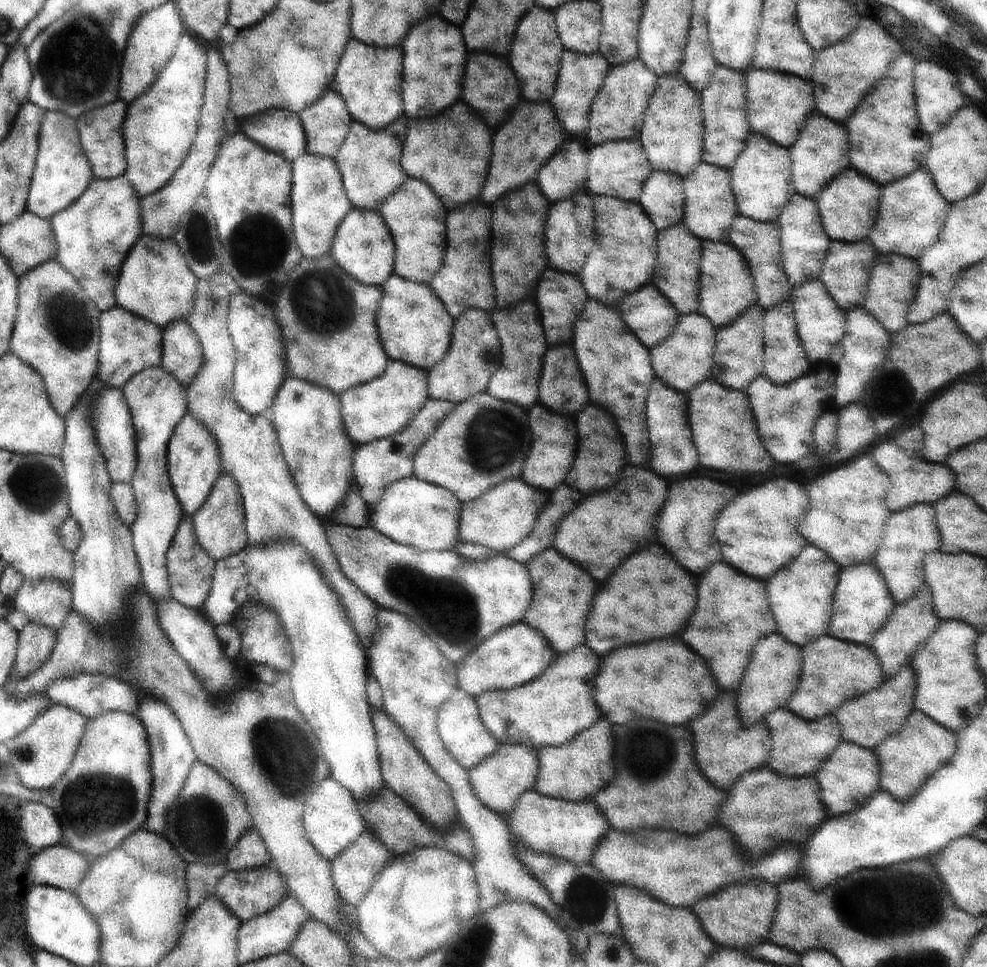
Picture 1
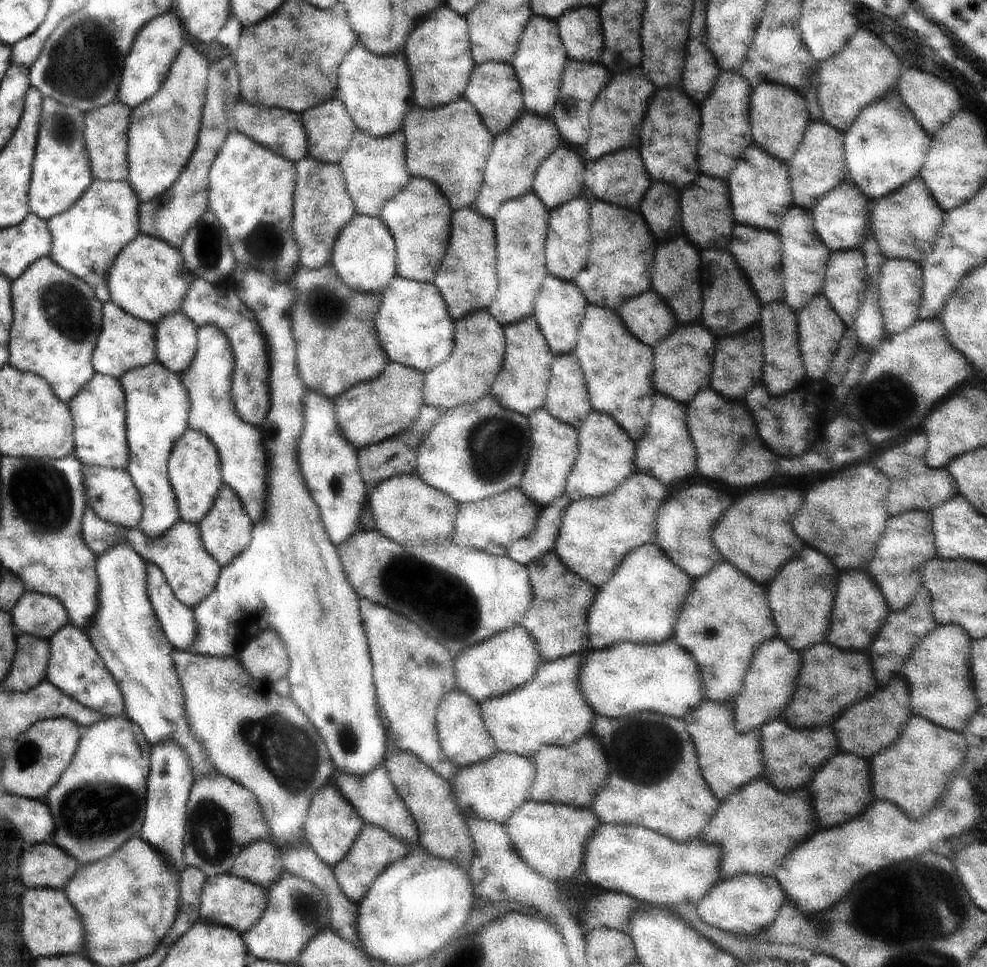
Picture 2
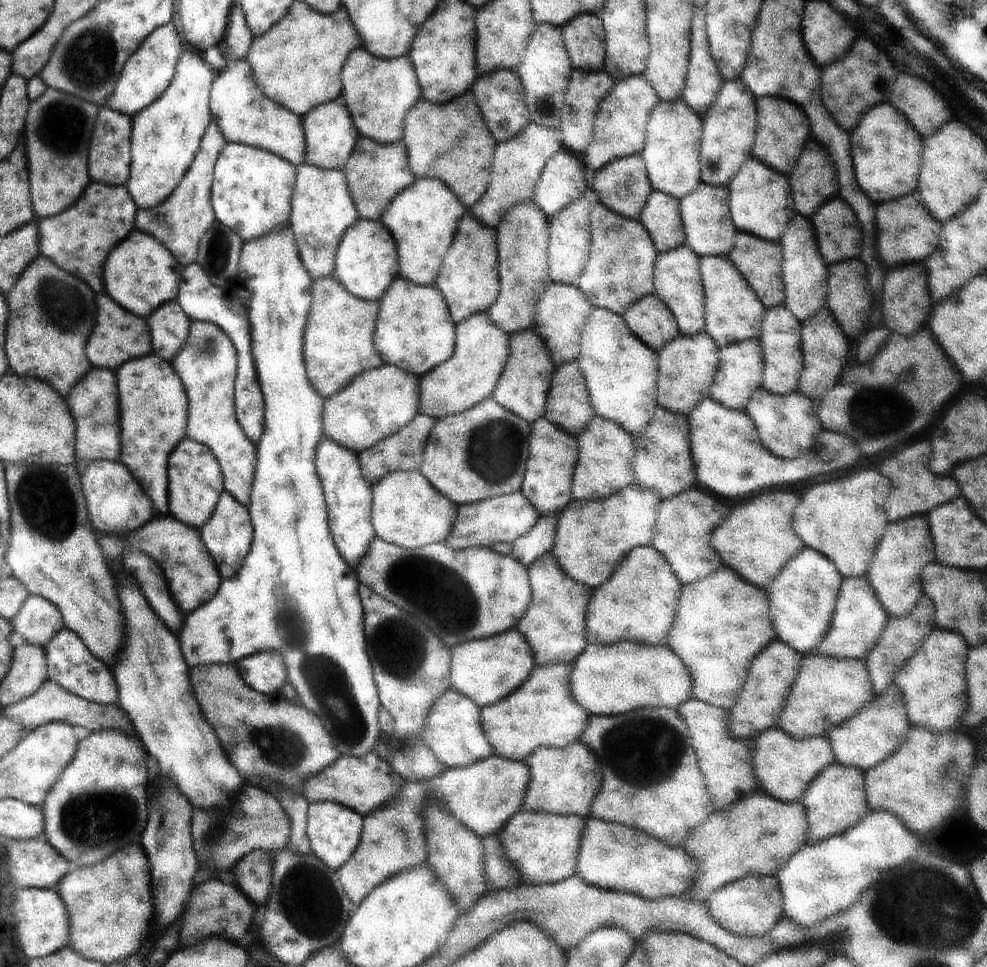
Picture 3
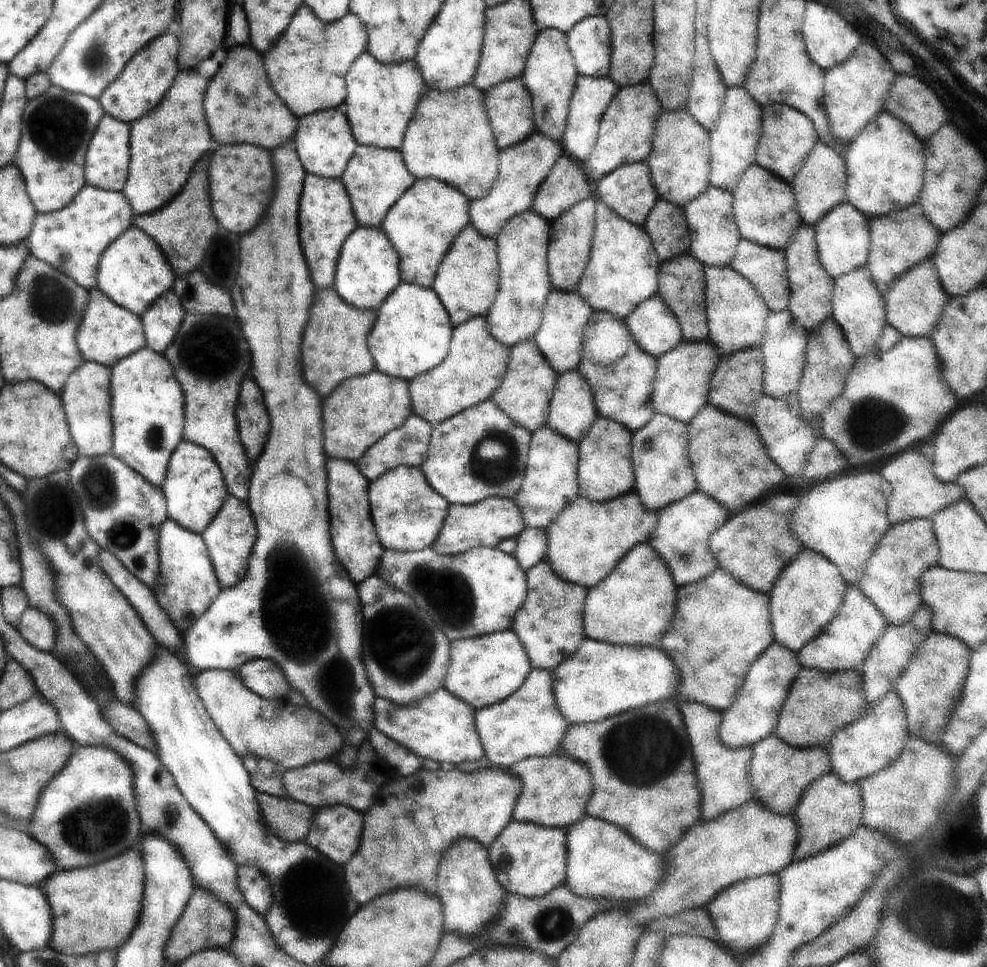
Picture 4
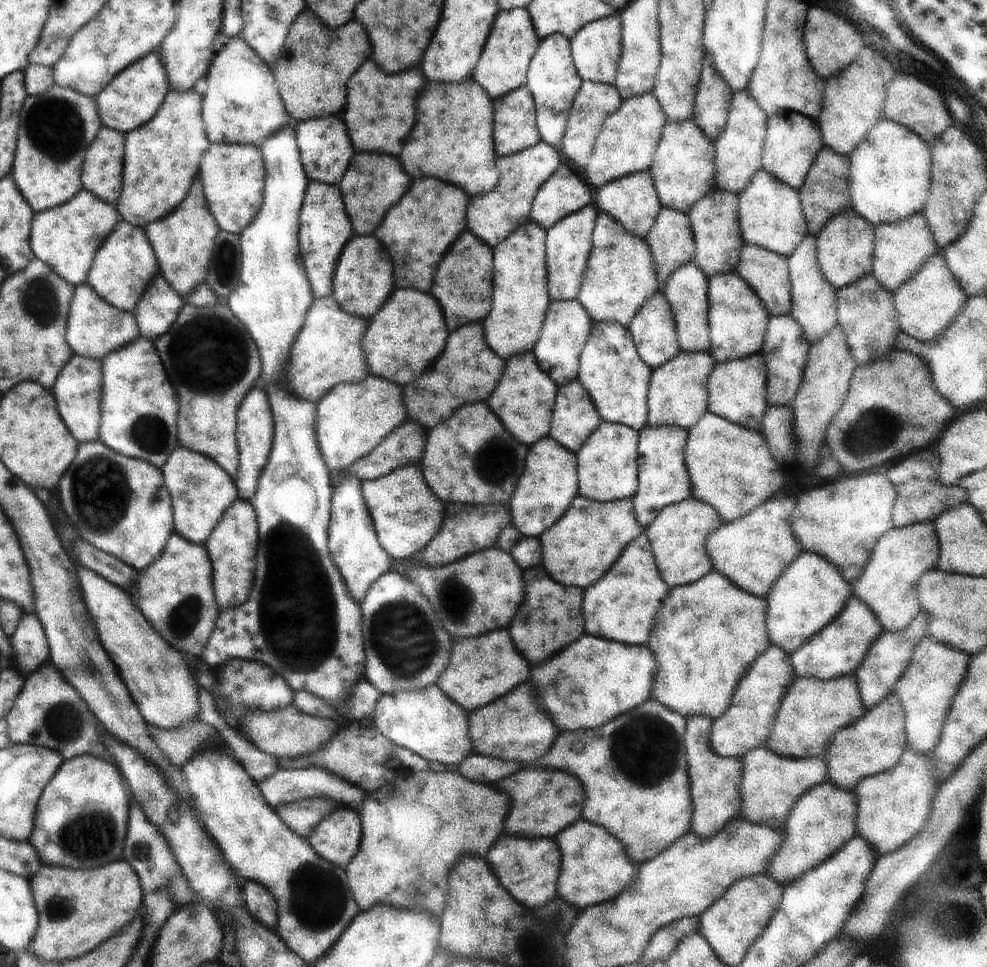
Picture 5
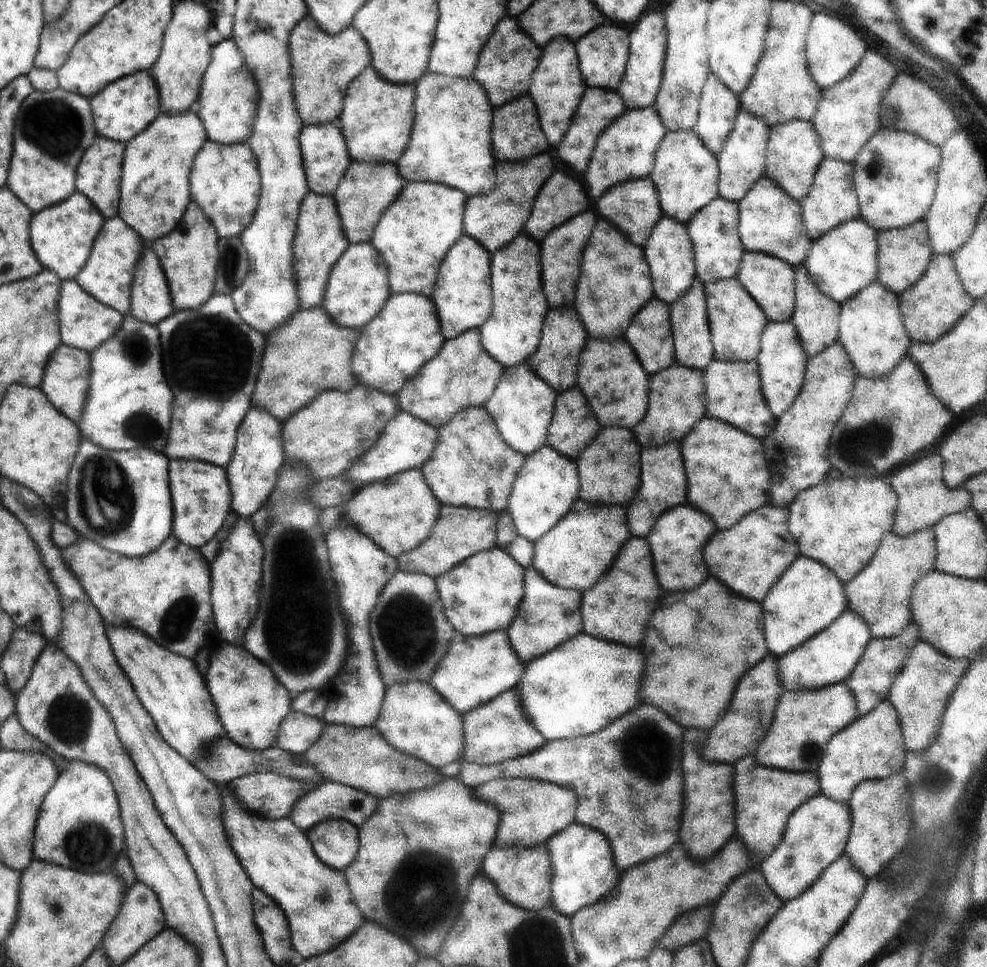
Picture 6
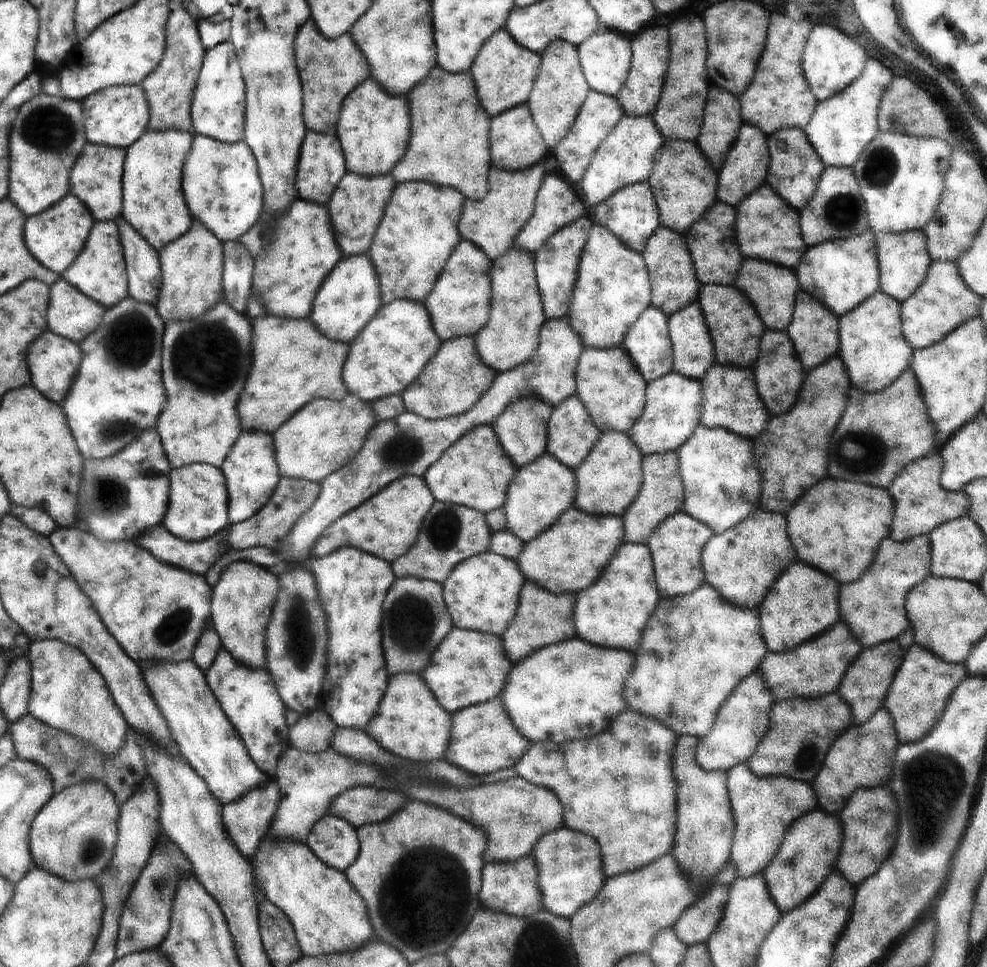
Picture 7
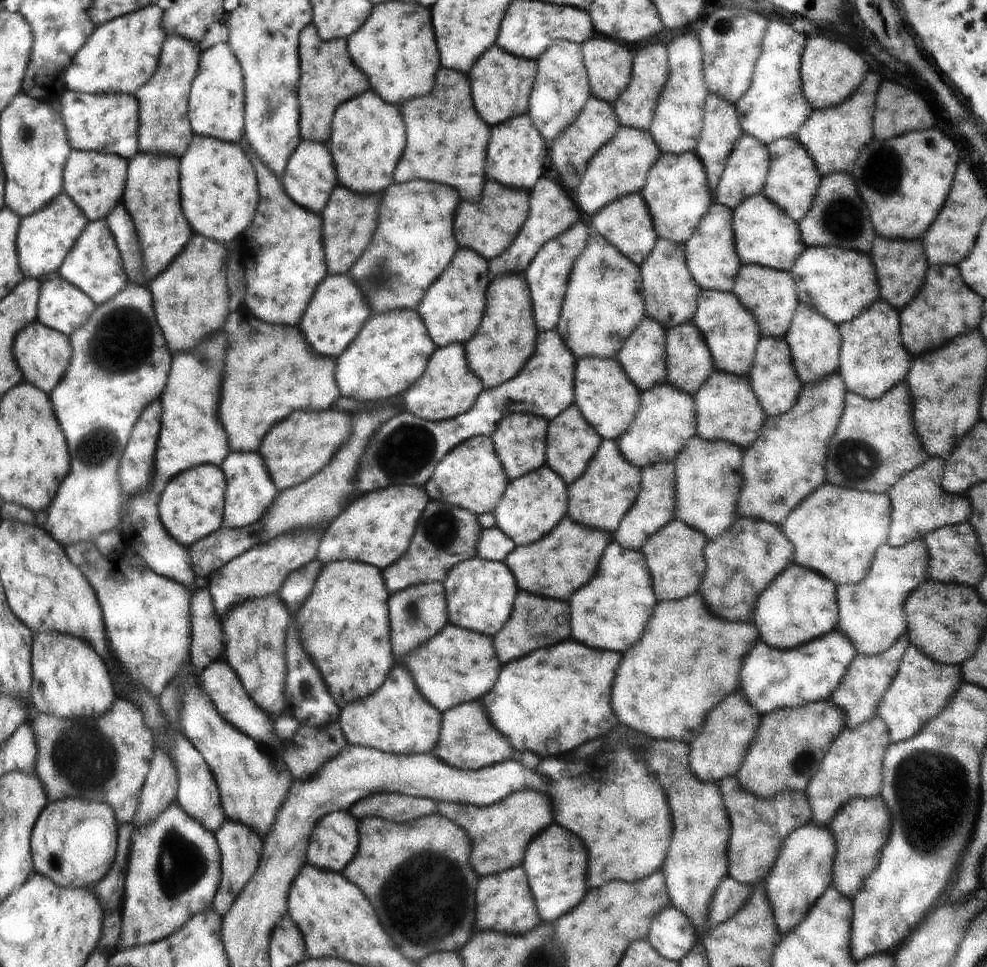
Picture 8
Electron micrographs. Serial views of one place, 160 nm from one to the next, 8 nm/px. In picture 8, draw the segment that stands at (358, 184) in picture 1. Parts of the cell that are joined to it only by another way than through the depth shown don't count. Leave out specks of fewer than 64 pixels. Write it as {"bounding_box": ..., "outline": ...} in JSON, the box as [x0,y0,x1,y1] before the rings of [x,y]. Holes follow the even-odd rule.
{"bounding_box":[321,186,382,275],"outline":[[[338,186],[321,218],[326,218],[326,250],[330,250],[330,275],[346,275],[373,242],[382,193],[368,195]]]}

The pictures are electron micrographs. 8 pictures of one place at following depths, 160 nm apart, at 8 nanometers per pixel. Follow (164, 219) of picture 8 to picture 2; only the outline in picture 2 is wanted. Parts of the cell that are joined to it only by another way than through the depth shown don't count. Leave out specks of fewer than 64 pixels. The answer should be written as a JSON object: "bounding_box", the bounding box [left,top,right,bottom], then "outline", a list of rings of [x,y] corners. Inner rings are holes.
{"bounding_box":[129,42,210,203],"outline":[[[190,42],[186,44],[186,50],[182,48],[182,54],[177,55],[174,70],[169,70],[170,78],[165,78],[166,86],[162,85],[144,106],[133,109],[134,122],[129,134],[129,181],[144,203],[153,201],[172,188],[200,138],[200,116],[204,116],[208,98],[206,92],[209,90],[210,54],[206,54],[206,50],[198,50],[198,46]]]}

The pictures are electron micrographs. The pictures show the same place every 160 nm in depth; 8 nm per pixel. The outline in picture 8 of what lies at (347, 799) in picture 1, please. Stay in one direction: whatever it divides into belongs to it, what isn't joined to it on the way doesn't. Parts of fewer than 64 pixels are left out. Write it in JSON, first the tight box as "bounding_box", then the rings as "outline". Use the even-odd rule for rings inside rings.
{"bounding_box":[308,811,358,873],"outline":[[[338,811],[322,817],[308,845],[308,862],[322,870],[342,873],[358,850],[356,817]]]}

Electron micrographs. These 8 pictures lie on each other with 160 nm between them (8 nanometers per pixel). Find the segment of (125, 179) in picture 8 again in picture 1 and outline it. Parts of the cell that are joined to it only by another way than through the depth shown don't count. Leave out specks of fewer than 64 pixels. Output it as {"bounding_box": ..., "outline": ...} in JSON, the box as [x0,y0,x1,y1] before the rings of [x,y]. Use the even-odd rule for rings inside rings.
{"bounding_box":[78,100,129,179],"outline":[[[120,100],[110,103],[110,106],[91,110],[78,119],[81,137],[98,179],[115,179],[125,175],[129,169],[127,142],[124,138],[124,122],[129,116],[129,106],[129,102]]]}

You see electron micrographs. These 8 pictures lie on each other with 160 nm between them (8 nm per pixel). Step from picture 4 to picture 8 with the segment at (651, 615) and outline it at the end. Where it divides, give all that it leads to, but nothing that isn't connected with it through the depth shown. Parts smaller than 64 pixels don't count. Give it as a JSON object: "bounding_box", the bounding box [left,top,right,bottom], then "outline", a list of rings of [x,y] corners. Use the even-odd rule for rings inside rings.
{"bounding_box":[568,540,658,654],"outline":[[[614,540],[609,543],[610,550],[602,558],[598,578],[578,589],[568,600],[572,610],[572,638],[588,647],[622,654],[642,638],[658,598],[645,556],[640,551],[626,550]]]}

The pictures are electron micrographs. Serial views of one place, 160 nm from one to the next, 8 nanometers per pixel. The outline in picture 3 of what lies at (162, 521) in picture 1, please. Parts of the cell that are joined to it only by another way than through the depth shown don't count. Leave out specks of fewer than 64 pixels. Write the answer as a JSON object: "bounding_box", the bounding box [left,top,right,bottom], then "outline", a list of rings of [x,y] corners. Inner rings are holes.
{"bounding_box":[117,353,189,516],"outline":[[[154,353],[148,357],[126,362],[117,370],[121,390],[122,454],[121,460],[141,480],[146,492],[154,499],[157,516],[168,514],[167,460],[176,444],[186,436],[186,418],[189,418],[188,400],[181,377],[172,363]]]}

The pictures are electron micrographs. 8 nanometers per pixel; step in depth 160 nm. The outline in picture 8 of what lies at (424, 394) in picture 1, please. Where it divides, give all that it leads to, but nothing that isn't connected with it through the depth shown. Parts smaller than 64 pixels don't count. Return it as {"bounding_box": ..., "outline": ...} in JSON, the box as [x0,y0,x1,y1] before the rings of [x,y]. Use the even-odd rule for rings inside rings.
{"bounding_box":[258,408,352,492],"outline":[[[333,408],[323,411],[297,411],[290,413],[284,421],[278,422],[269,430],[258,452],[264,456],[269,474],[281,492],[301,485],[314,474],[322,472],[338,454],[338,450],[344,448],[352,432],[352,414],[349,412]]]}

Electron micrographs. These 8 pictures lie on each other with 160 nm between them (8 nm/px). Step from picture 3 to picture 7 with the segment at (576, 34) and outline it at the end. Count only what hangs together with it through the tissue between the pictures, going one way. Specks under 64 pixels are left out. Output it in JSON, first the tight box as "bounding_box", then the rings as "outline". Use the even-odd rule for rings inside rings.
{"bounding_box":[578,32,630,97],"outline":[[[599,32],[578,45],[582,72],[586,76],[588,86],[599,93],[616,97],[624,88],[626,76],[630,70],[630,40],[618,36],[616,32]]]}

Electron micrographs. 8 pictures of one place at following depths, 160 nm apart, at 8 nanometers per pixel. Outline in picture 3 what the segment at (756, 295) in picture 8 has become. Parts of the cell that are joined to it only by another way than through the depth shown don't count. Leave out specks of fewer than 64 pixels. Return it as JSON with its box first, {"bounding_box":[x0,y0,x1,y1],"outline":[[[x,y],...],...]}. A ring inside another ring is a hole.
{"bounding_box":[729,231,786,307],"outline":[[[738,231],[737,245],[733,246],[729,259],[742,271],[751,287],[757,291],[767,307],[784,307],[786,304],[785,246],[782,241],[767,241],[752,234]]]}

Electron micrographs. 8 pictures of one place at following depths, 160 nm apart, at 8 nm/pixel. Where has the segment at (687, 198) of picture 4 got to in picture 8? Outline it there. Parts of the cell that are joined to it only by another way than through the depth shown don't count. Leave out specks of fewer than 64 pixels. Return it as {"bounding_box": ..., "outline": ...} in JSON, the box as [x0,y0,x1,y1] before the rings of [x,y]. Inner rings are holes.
{"bounding_box":[642,153,712,245],"outline":[[[664,153],[662,158],[658,157],[658,166],[653,166],[650,182],[646,183],[646,190],[642,189],[658,236],[682,245],[694,238],[701,218],[709,212],[708,206],[712,202],[706,186],[706,175],[703,162],[695,153]]]}

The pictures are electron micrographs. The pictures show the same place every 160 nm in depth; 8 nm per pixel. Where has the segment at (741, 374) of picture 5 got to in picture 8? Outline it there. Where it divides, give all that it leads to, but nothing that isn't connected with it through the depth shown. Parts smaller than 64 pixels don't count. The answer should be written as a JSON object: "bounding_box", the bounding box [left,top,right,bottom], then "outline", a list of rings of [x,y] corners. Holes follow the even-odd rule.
{"bounding_box":[693,368,766,449],"outline":[[[716,368],[693,396],[697,409],[696,436],[706,441],[733,442],[743,449],[758,438],[766,413],[749,382],[749,377],[726,373]]]}

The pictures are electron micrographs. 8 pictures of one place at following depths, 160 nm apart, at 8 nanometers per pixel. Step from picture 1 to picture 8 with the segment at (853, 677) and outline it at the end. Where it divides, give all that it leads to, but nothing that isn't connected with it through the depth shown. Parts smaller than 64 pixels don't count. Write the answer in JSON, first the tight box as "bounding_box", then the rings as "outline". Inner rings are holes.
{"bounding_box":[736,700,843,799],"outline":[[[830,700],[808,702],[801,707],[776,709],[761,715],[756,738],[749,746],[736,778],[746,791],[760,799],[772,799],[785,791],[804,793],[843,728],[843,710]]]}

